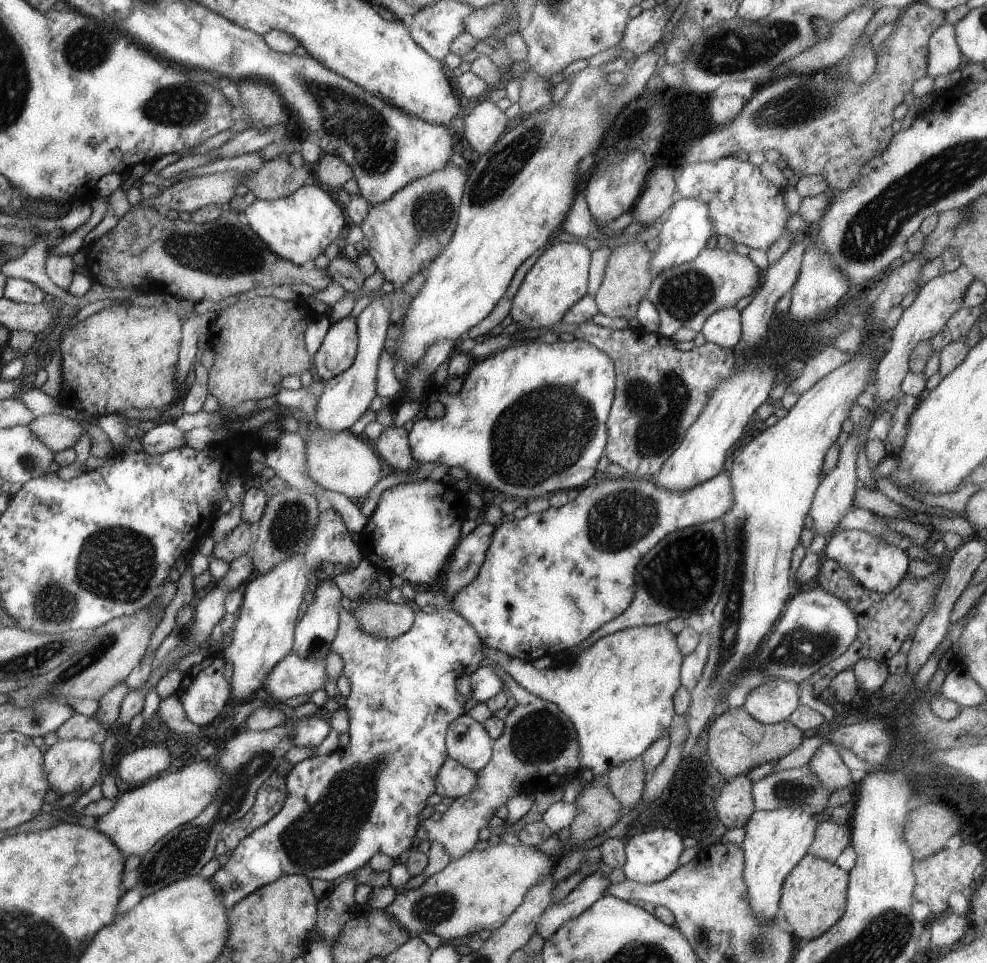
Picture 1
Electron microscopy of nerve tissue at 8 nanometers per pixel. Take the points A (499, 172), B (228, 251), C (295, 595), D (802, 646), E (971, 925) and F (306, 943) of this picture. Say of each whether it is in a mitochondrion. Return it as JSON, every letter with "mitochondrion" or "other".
{"A":"mitochondrion","B":"mitochondrion","C":"other","D":"mitochondrion","E":"other","F":"other"}

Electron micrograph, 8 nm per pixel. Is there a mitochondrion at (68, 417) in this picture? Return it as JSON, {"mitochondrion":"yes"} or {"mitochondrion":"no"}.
{"mitochondrion":"no"}

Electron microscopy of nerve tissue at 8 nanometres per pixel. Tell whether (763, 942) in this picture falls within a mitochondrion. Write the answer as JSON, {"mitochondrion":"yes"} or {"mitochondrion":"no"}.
{"mitochondrion":"yes"}

